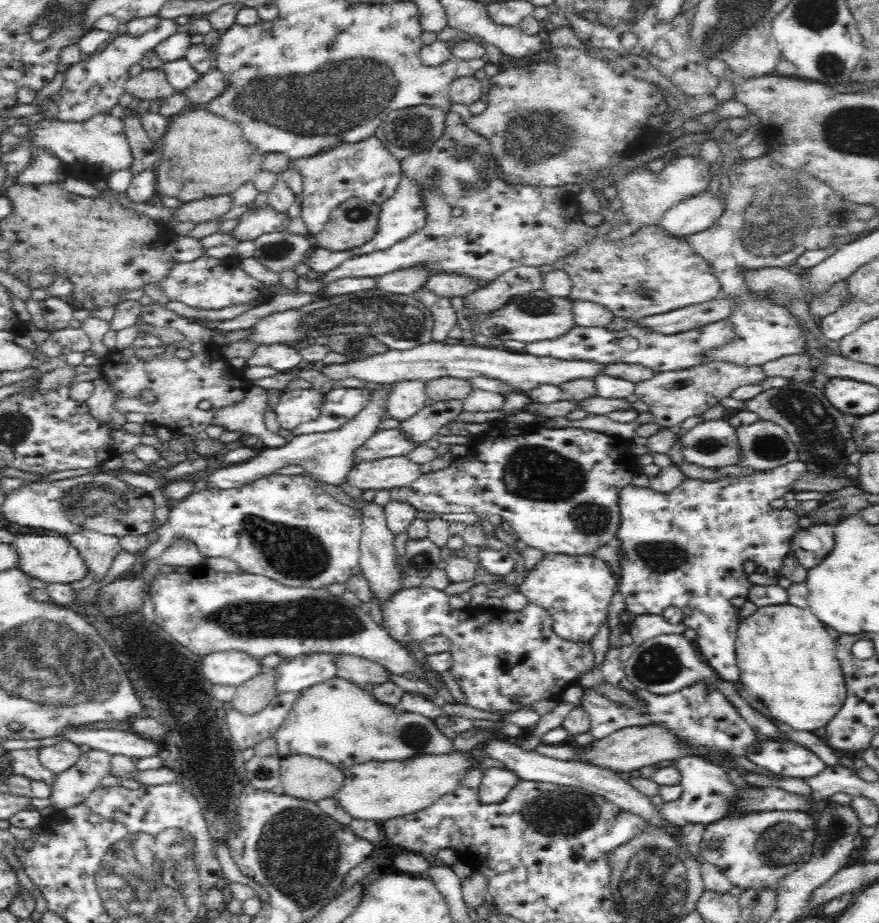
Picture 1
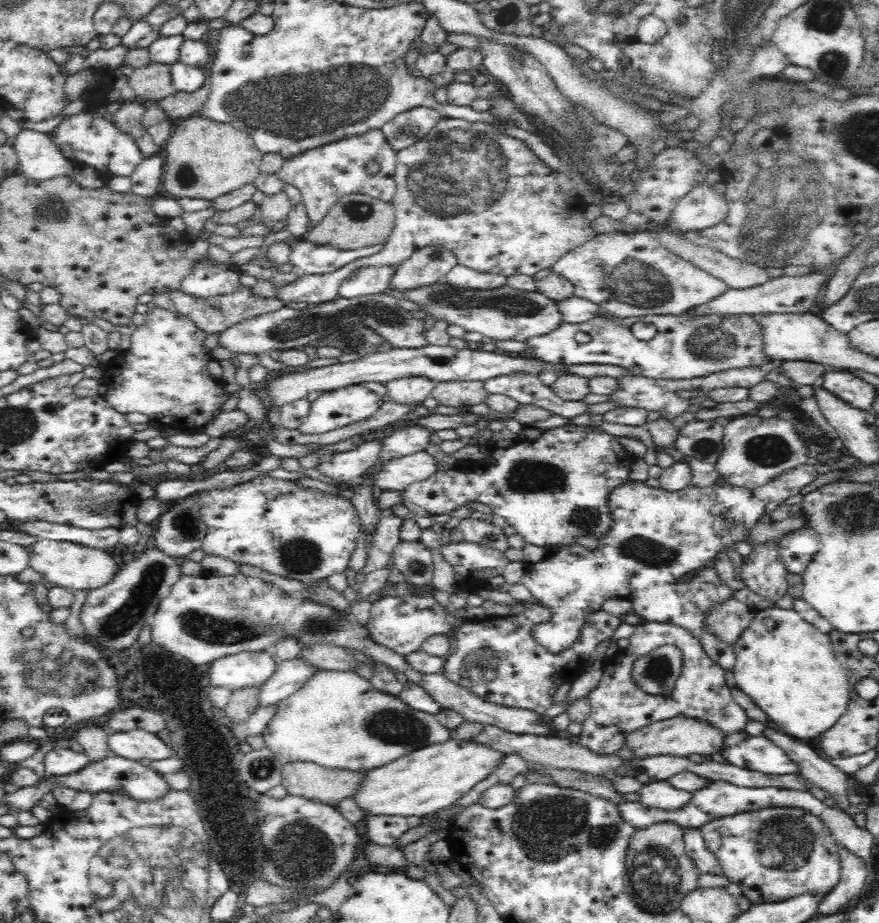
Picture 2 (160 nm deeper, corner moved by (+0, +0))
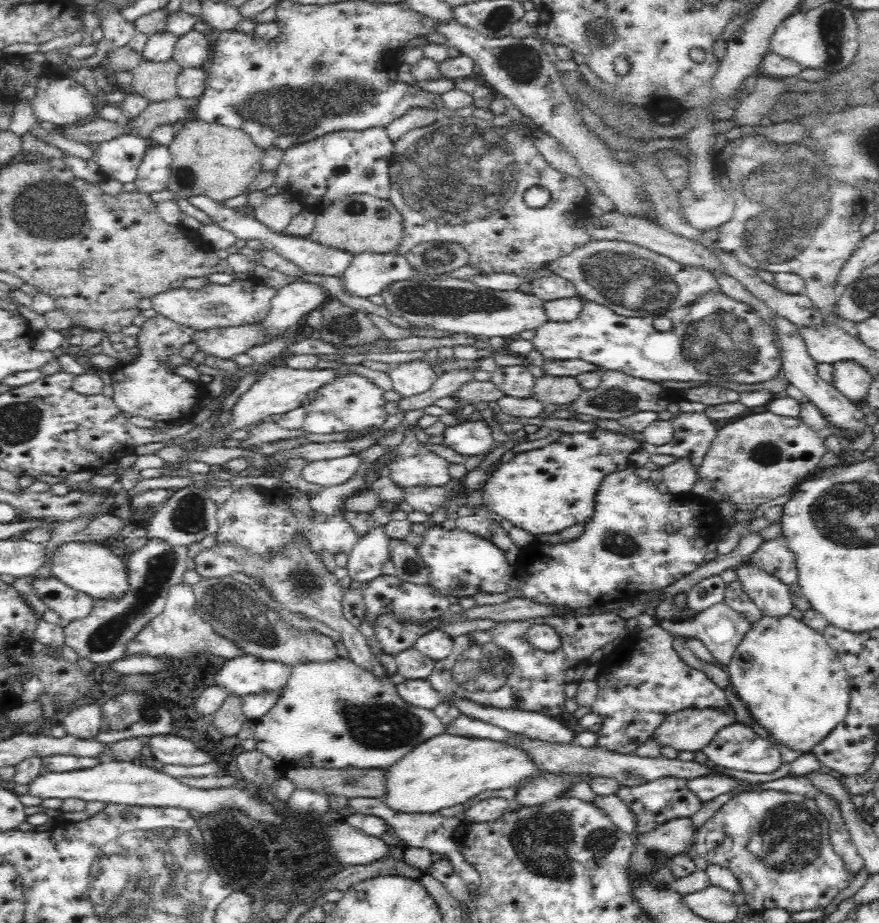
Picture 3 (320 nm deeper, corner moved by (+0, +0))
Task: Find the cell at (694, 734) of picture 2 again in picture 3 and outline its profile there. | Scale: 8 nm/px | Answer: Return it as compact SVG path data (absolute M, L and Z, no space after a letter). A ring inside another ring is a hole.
M729 704L728 706L718 706L712 708L690 708L679 710L669 714L664 722L655 730L653 738L660 742L662 746L672 746L680 752L688 750L688 752L695 753L702 749L712 741L712 738L717 734L720 728L738 722L736 720L736 713L734 708Z

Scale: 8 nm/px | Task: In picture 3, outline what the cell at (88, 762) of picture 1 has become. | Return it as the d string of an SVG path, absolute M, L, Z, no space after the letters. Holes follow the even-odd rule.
M101 704L76 705L59 717L68 734L78 738L94 738L101 722Z

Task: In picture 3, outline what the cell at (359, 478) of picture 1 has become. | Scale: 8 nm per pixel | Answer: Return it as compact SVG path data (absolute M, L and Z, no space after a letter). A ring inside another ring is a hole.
M415 432L405 433L398 446L398 455L388 464L390 483L403 488L413 486L445 487L452 478L448 472L450 463L432 453L418 439Z

